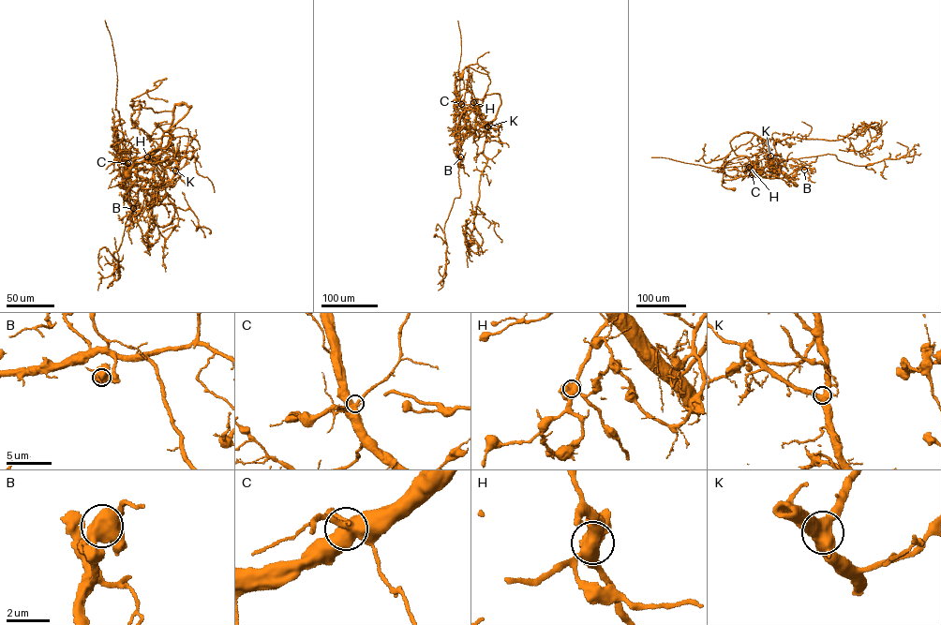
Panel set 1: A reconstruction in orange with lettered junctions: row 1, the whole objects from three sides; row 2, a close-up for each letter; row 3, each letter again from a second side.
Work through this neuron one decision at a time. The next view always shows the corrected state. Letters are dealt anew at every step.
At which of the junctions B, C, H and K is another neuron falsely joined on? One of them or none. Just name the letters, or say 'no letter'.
H

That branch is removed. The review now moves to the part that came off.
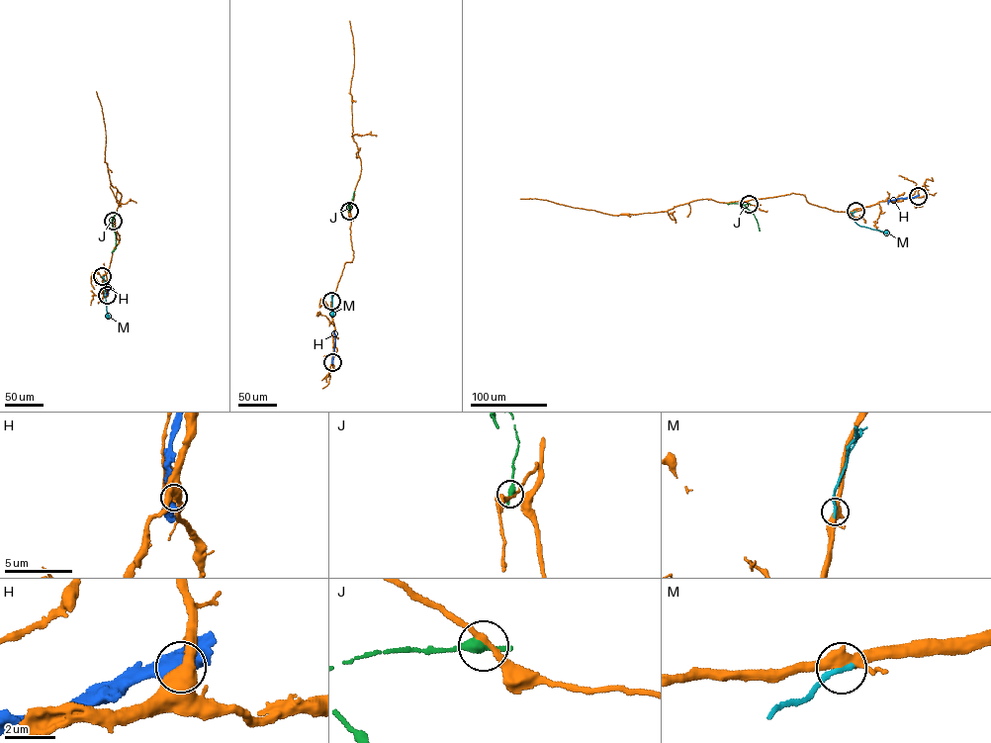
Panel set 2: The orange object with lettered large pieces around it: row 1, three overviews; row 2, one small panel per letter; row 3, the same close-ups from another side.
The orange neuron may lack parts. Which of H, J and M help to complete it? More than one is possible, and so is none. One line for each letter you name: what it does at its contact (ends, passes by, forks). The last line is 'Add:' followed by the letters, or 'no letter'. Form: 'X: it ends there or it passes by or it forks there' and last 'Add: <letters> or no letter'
M: it ends there
Add: M

